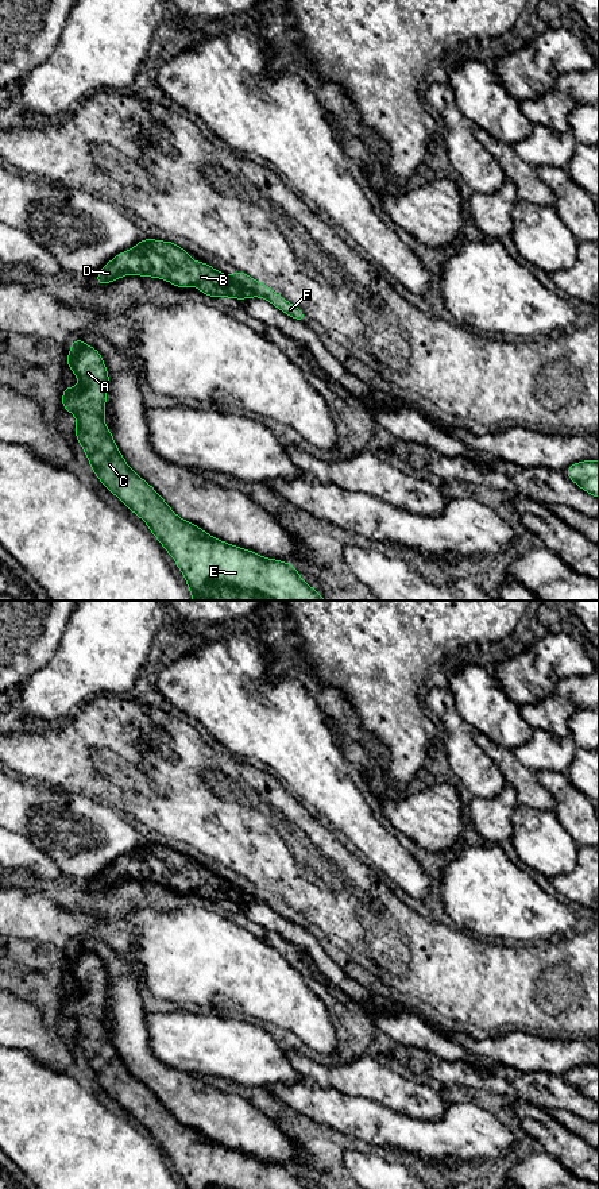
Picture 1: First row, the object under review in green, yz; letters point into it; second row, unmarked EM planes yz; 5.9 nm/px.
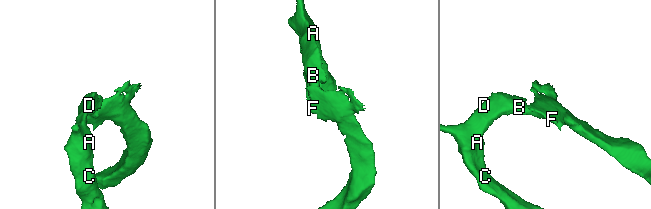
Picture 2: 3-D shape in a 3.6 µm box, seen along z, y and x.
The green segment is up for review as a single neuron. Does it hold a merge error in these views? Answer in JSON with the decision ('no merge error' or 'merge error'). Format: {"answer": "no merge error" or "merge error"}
{"answer": "no merge error"}

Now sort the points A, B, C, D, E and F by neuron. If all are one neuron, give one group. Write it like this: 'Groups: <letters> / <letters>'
Groups: A B C D E F

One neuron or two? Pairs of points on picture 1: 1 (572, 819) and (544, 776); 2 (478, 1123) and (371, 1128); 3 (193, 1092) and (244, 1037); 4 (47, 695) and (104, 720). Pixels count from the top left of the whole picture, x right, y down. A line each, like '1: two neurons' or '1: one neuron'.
1: one neuron
2: one neuron
3: two neurons
4: two neurons

